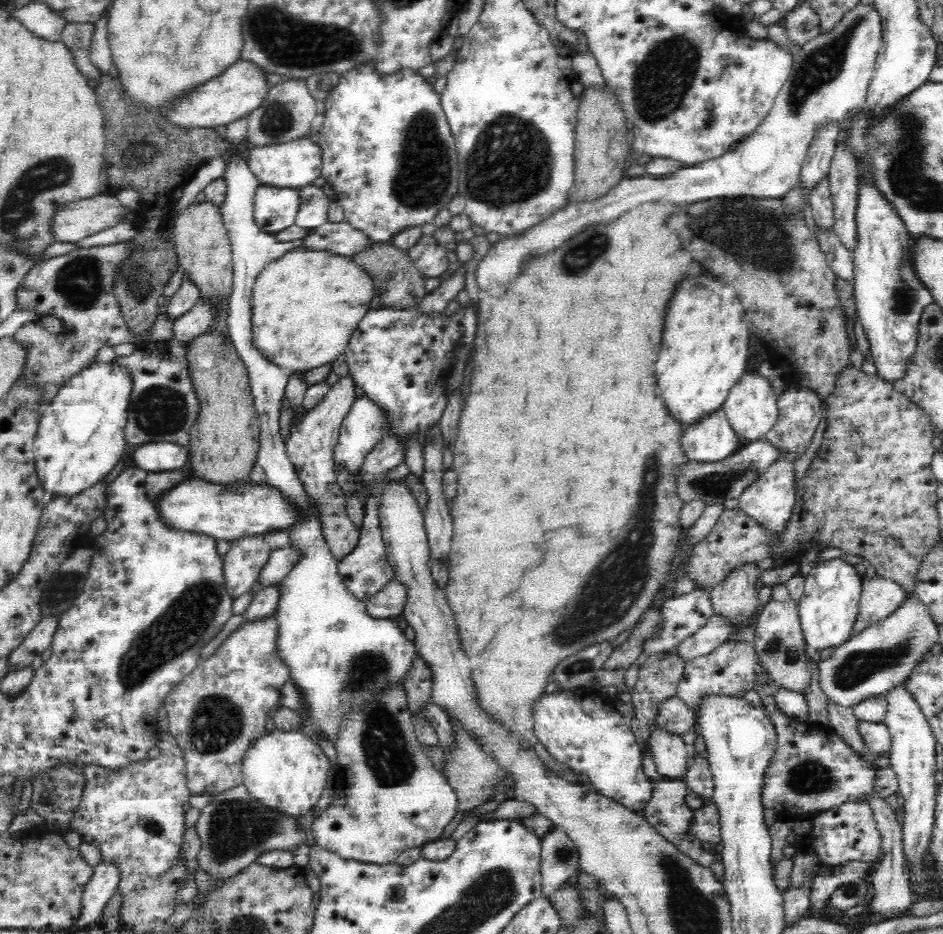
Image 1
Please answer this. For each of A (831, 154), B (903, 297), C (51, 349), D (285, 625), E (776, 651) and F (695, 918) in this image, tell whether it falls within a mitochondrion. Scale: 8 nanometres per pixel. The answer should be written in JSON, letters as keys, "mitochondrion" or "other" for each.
{"A":"other","B":"mitochondrion","C":"other","D":"other","E":"mitochondrion","F":"mitochondrion"}

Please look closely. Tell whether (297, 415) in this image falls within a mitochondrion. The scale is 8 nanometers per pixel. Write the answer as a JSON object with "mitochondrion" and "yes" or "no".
{"mitochondrion":"no"}

